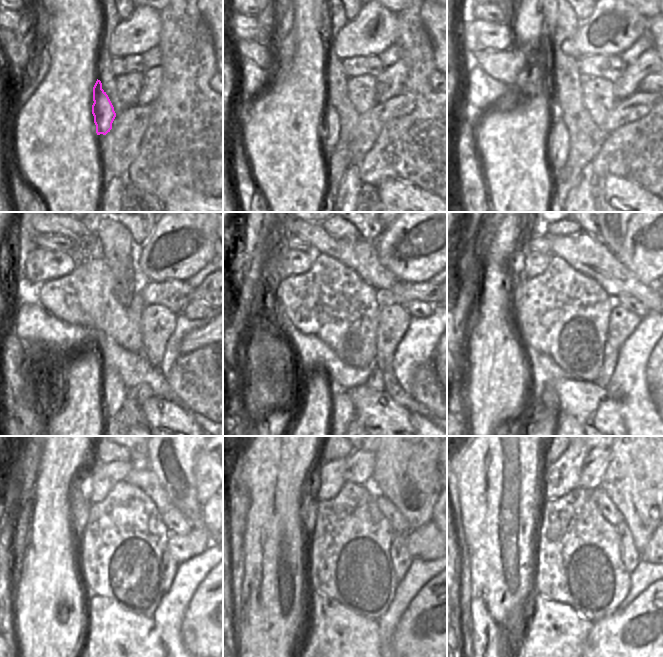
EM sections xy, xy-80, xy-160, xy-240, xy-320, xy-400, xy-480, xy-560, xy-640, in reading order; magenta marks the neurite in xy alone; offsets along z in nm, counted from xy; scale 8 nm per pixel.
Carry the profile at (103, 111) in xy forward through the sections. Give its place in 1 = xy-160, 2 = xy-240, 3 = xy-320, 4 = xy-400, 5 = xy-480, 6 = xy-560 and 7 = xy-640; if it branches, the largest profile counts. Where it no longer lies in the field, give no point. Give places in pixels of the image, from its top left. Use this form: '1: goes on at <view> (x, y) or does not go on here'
1: goes on at xy-160 (558, 141)
2: goes on at xy-240 (114, 392)
3: goes on at xy-320 (342, 413)
4: goes on at xy-400 (558, 415)
5: does not go on here
6: does not go on here
7: does not go on here

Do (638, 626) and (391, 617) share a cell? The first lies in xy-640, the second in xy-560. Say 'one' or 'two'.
two

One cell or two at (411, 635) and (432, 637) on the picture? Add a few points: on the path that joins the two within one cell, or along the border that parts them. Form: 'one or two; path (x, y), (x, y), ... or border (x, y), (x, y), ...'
one; path (416, 636), (427, 636)

